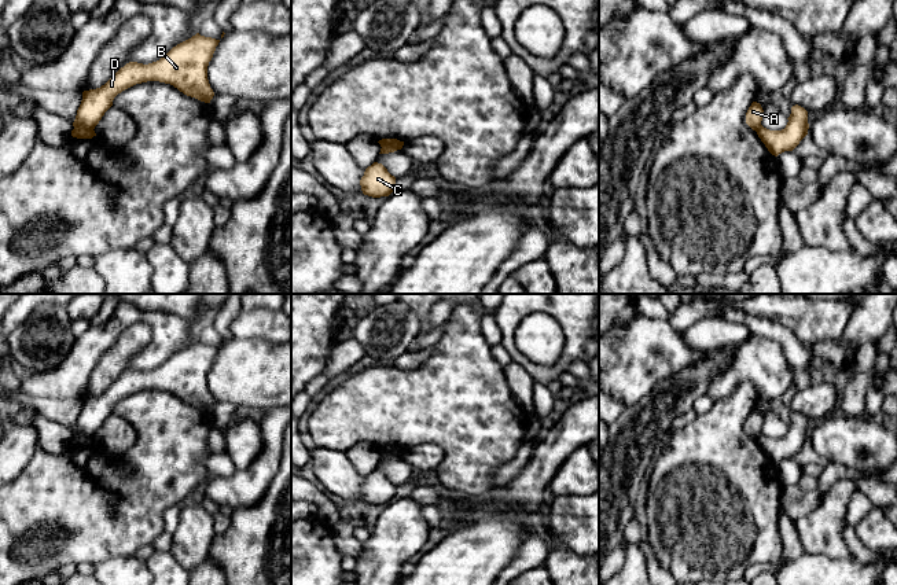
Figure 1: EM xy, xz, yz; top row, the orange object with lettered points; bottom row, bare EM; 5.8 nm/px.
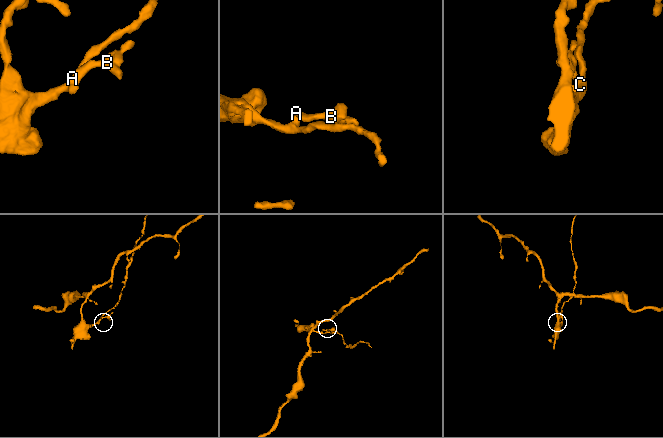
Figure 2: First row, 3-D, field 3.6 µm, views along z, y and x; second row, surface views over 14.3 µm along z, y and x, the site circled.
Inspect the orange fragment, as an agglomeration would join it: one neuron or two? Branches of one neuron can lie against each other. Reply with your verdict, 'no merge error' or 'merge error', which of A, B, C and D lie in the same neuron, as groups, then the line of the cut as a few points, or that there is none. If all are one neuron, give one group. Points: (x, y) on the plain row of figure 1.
merge error; groups A B D / C; cut xy (74, 434), (92, 437)

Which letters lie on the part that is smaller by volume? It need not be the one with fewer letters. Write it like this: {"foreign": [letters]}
{"foreign": ["A", "B", "D"]}

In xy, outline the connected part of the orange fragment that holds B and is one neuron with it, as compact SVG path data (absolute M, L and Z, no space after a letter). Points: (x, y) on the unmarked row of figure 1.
M196 341L157 369L126 371L100 395L82 400L73 434L95 437L118 401L147 389L170 391L187 404L210 411L214 400L207 387L207 374L218 350Z

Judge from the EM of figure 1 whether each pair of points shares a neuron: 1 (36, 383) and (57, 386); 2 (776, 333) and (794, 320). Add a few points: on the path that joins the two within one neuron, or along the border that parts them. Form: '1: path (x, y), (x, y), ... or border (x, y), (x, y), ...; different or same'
1: path (41, 385), (51, 385); same
2: border (756, 316), (782, 323), (811, 346); different

